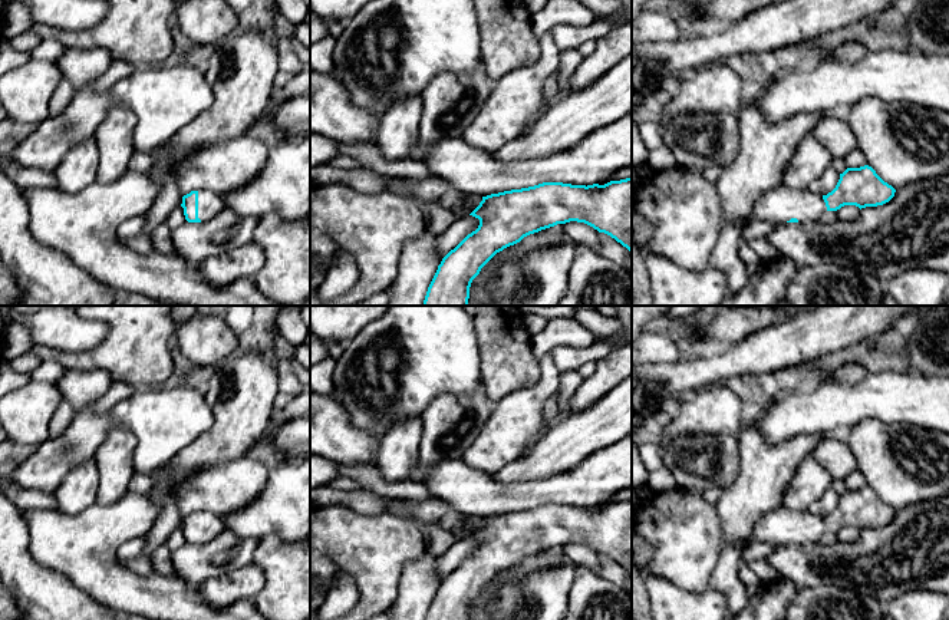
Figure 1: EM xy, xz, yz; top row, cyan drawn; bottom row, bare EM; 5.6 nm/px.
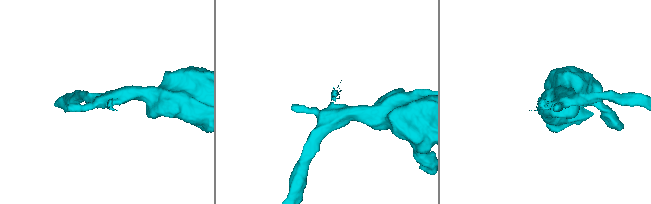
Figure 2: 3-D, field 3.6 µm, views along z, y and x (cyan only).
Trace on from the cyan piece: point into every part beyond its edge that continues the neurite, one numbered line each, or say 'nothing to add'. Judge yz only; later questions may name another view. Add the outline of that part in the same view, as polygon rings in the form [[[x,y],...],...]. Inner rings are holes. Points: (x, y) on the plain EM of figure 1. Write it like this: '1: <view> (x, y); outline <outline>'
1: yz (778, 527); outline [[[782,507],[768,512],[754,525],[751,541],[775,545],[787,544],[791,540],[797,540],[798,544],[818,542],[826,532],[823,517]]]

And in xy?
1: xy (210, 525); outline [[[198,511],[198,540],[208,542],[224,530],[220,517],[208,511]]]

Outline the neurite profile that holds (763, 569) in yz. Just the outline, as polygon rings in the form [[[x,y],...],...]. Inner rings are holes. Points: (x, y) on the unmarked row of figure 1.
[[[754,560],[747,564],[764,583],[781,578],[781,574],[767,560]]]

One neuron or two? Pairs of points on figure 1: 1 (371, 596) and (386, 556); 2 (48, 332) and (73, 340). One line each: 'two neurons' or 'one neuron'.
1: one neuron
2: one neuron

